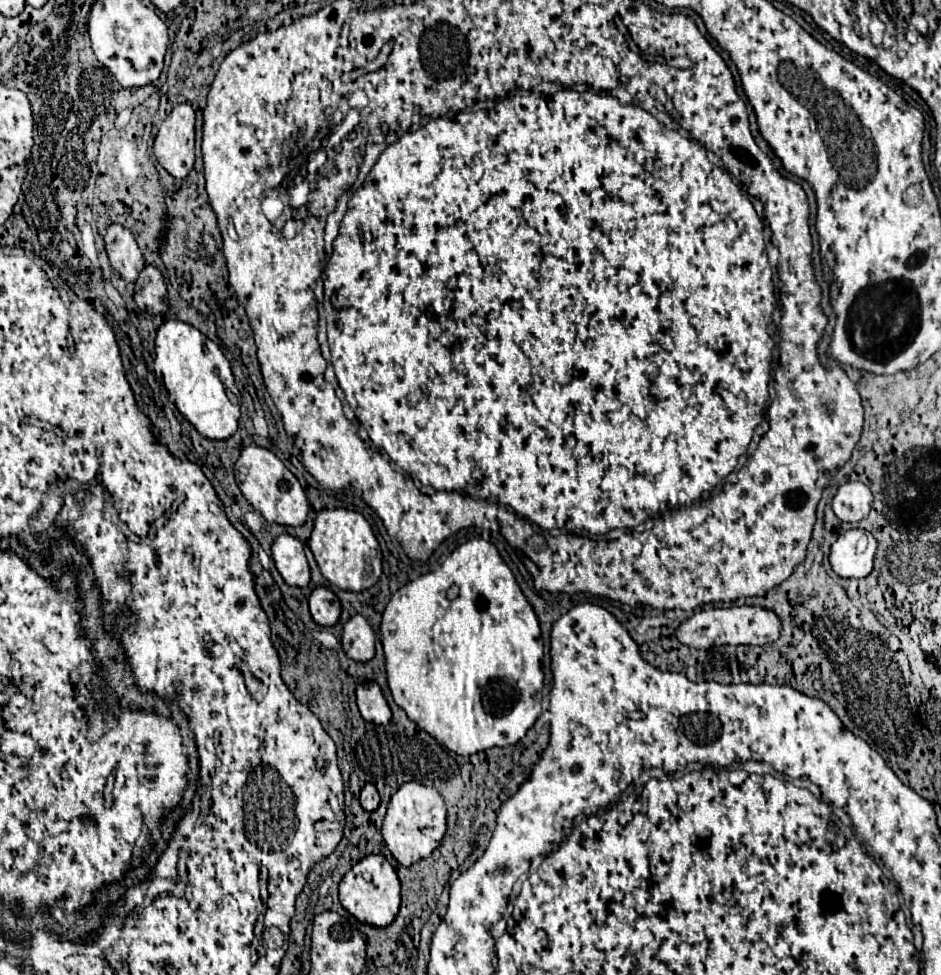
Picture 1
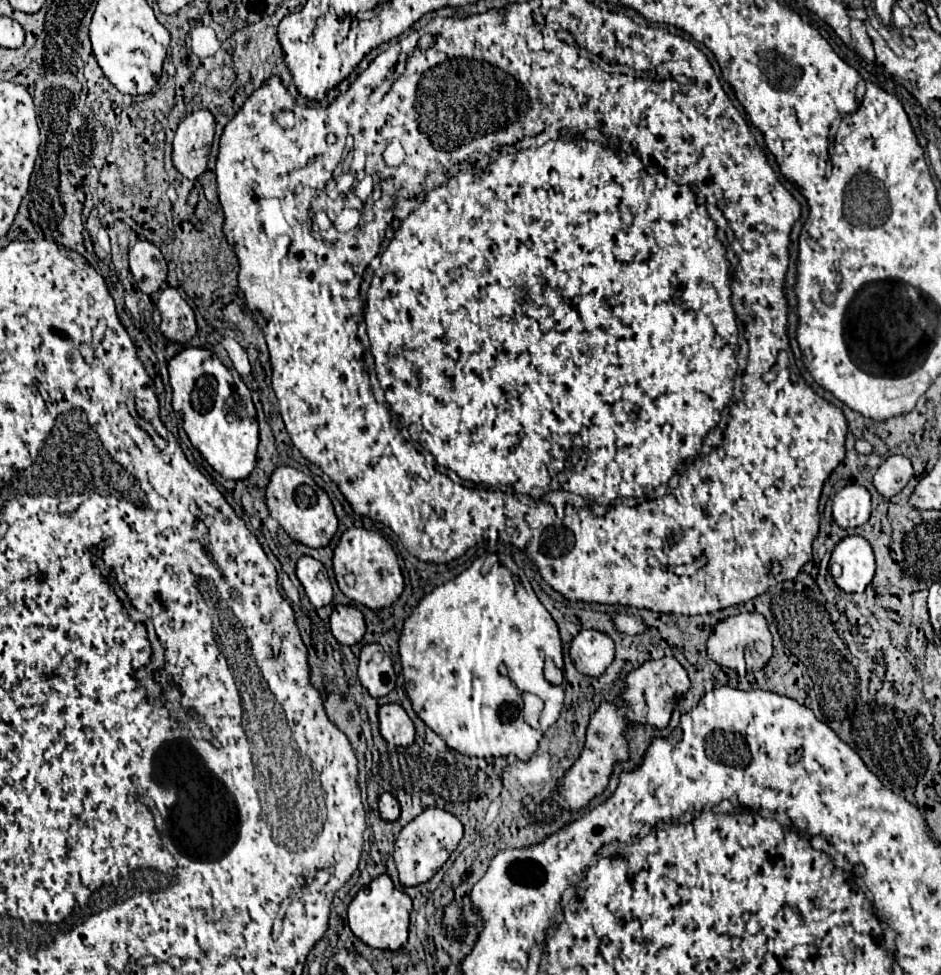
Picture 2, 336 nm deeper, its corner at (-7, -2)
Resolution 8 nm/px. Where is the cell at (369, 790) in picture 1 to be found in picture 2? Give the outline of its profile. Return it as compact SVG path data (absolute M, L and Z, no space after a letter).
M383 794L379 798L379 814L381 814L383 820L397 820L399 814L401 814L397 798L391 796L391 794Z

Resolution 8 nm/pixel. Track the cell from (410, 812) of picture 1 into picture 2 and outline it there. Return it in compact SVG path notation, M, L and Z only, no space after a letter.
M427 808L423 814L419 814L413 822L409 822L397 842L395 842L395 866L399 870L399 882L403 886L417 886L433 878L433 874L447 862L449 854L457 848L459 840L463 838L463 824L459 822L457 816L437 810L437 808Z

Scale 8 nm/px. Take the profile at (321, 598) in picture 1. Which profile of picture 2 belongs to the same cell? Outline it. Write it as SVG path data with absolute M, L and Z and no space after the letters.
M335 606L331 614L331 632L339 644L353 646L363 640L365 618L353 606Z

